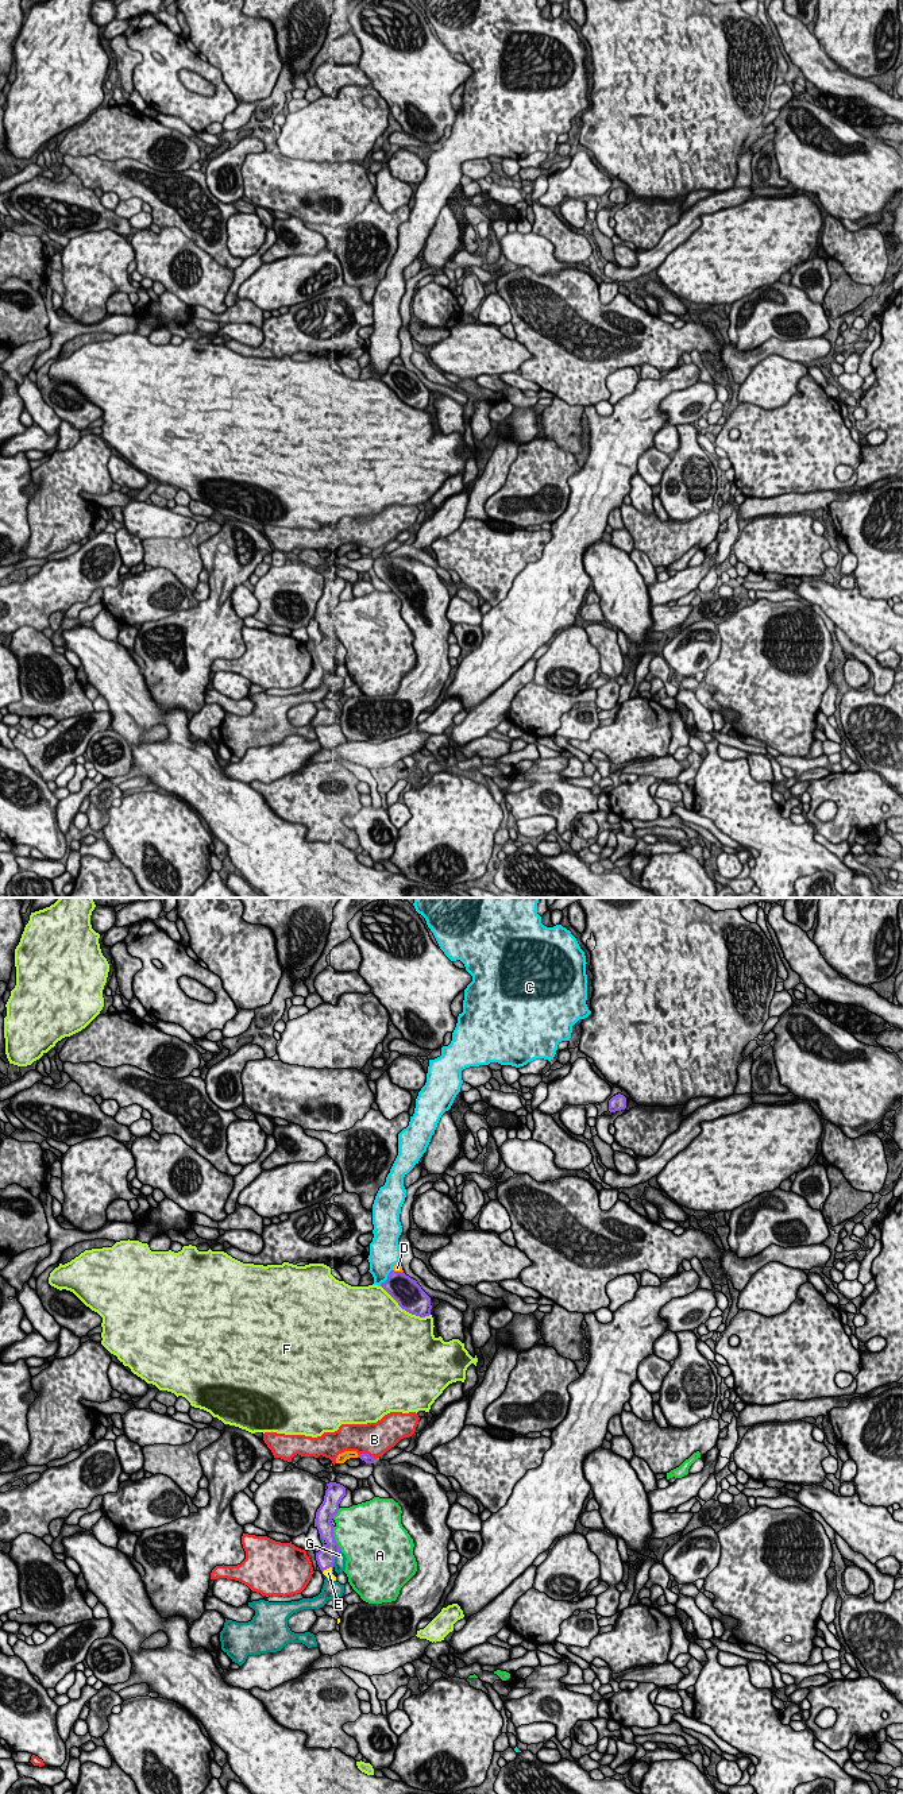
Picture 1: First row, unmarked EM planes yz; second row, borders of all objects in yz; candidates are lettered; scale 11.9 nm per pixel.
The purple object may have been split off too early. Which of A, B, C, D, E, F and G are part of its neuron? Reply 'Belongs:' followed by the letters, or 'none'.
Belongs: E

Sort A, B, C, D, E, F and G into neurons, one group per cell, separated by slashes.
A / B / C / D / E / F / G

